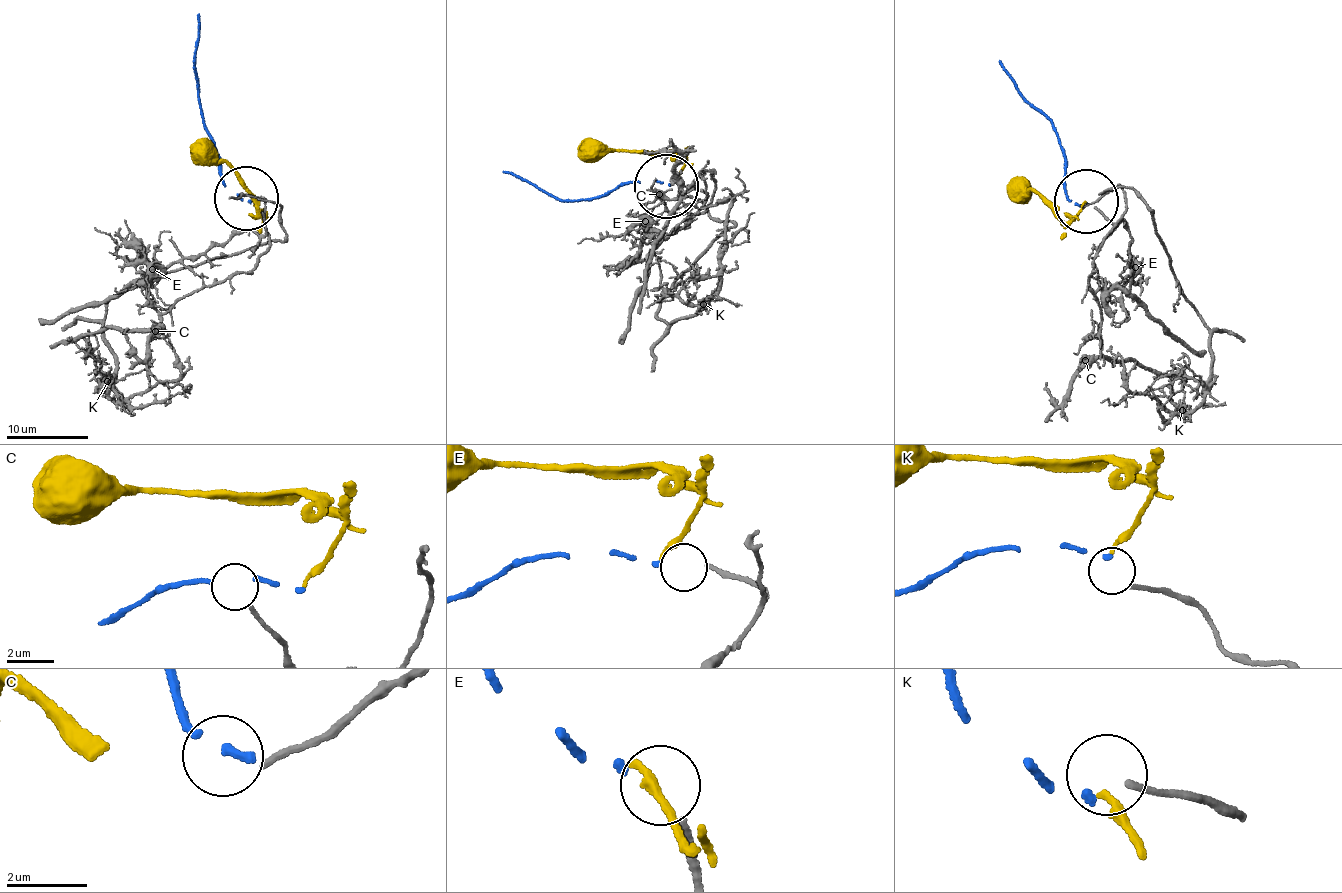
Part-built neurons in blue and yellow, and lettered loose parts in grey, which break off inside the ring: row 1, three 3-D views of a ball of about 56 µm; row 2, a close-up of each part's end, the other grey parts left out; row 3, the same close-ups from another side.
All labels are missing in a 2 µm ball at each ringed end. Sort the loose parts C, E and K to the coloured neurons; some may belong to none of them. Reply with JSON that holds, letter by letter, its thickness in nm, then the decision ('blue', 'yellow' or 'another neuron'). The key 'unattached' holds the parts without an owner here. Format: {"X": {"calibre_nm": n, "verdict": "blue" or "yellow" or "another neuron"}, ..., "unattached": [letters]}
{"C": {"calibre_nm": 160, "verdict": "another neuron"}, "E": {"calibre_nm": 180, "verdict": "blue"}, "K": {"calibre_nm": 160, "verdict": "yellow"}, "unattached": ["C"]}

